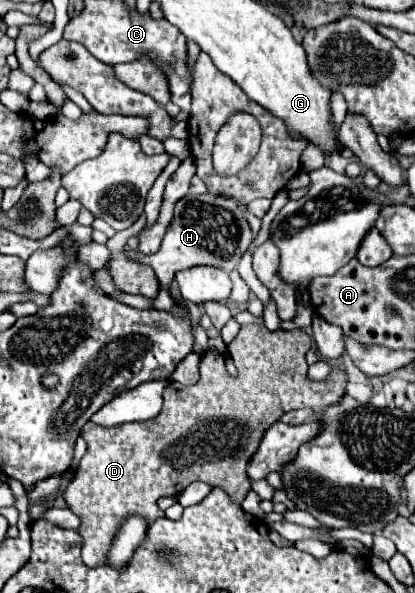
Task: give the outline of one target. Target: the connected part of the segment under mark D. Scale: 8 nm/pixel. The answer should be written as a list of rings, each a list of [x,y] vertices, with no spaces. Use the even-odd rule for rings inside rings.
[[[242,325],[238,337],[230,343],[230,357],[238,369],[240,377],[232,377],[224,367],[224,357],[216,351],[208,351],[200,363],[200,381],[196,385],[180,385],[170,381],[164,393],[164,405],[156,419],[148,421],[134,421],[122,423],[116,427],[100,427],[88,421],[82,429],[82,437],[88,443],[88,451],[80,461],[80,467],[66,489],[66,505],[82,519],[80,535],[84,539],[82,559],[88,567],[100,565],[108,557],[110,543],[116,535],[116,527],[126,519],[128,513],[140,513],[148,519],[148,523],[160,517],[158,499],[160,497],[176,497],[184,487],[194,481],[204,481],[212,487],[224,489],[234,503],[242,503],[248,491],[252,489],[252,481],[248,479],[244,467],[248,459],[252,459],[252,451],[260,445],[260,435],[264,435],[264,427],[268,423],[276,423],[284,413],[310,407],[314,411],[322,411],[332,403],[340,403],[346,391],[346,373],[334,371],[324,381],[310,381],[306,371],[306,351],[310,349],[310,337],[304,329],[290,329],[290,331],[268,331],[262,325]],[[266,345],[268,351],[276,351],[274,359],[268,359],[266,371],[258,375],[242,377],[246,373],[254,373],[264,365],[266,359]]]

